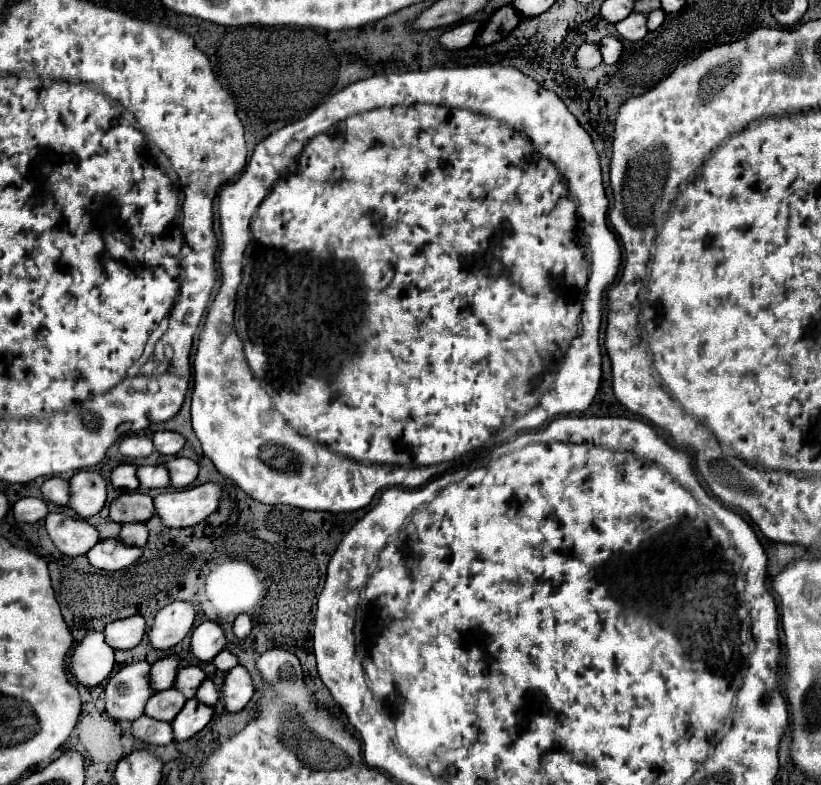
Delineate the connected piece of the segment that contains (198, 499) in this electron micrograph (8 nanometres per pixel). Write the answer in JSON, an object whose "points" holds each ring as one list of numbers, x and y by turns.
{"points":[[206,482,194,488,164,492,154,498,156,514,170,528,188,528,204,522,220,504,222,486]]}

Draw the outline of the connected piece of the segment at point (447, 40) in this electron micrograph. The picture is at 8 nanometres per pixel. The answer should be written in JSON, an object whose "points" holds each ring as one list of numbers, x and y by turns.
{"points":[[462,22,462,24,446,30,446,32,438,38,438,42,440,42,442,46,446,46,448,50,466,48,466,46,470,46,470,44,474,42,474,36,476,36,476,32,480,30,480,26,482,26,482,22]]}

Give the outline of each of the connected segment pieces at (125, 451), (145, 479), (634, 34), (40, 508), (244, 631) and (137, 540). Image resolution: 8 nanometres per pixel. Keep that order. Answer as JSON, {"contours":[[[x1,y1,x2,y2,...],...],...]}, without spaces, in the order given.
{"contours":[[[128,436,120,442,118,450,126,458,146,458,154,452,154,444,148,436]],[[140,466,138,480,142,488,168,488,170,476,164,466]],[[632,12,628,18,624,18,622,22,616,24,616,30,620,34,620,38,630,40,630,42,638,42,648,34,646,28,646,14,640,12]],[[20,498,12,506,14,518,20,522,38,522,46,518,48,514,48,504,42,498]],[[240,614,240,616,236,618,232,630,234,630,234,634,236,634,238,638,246,638,246,636,250,634,250,630,252,630,252,620,250,620,250,616]],[[124,524,122,532,120,532,120,540,128,546,146,546,148,540,148,532,144,524]]]}

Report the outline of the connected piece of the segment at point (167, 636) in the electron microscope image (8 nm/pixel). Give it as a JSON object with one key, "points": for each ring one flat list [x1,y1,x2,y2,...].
{"points":[[172,602,164,606,148,632,148,640,158,650,174,648,194,626,194,606,190,602]]}

